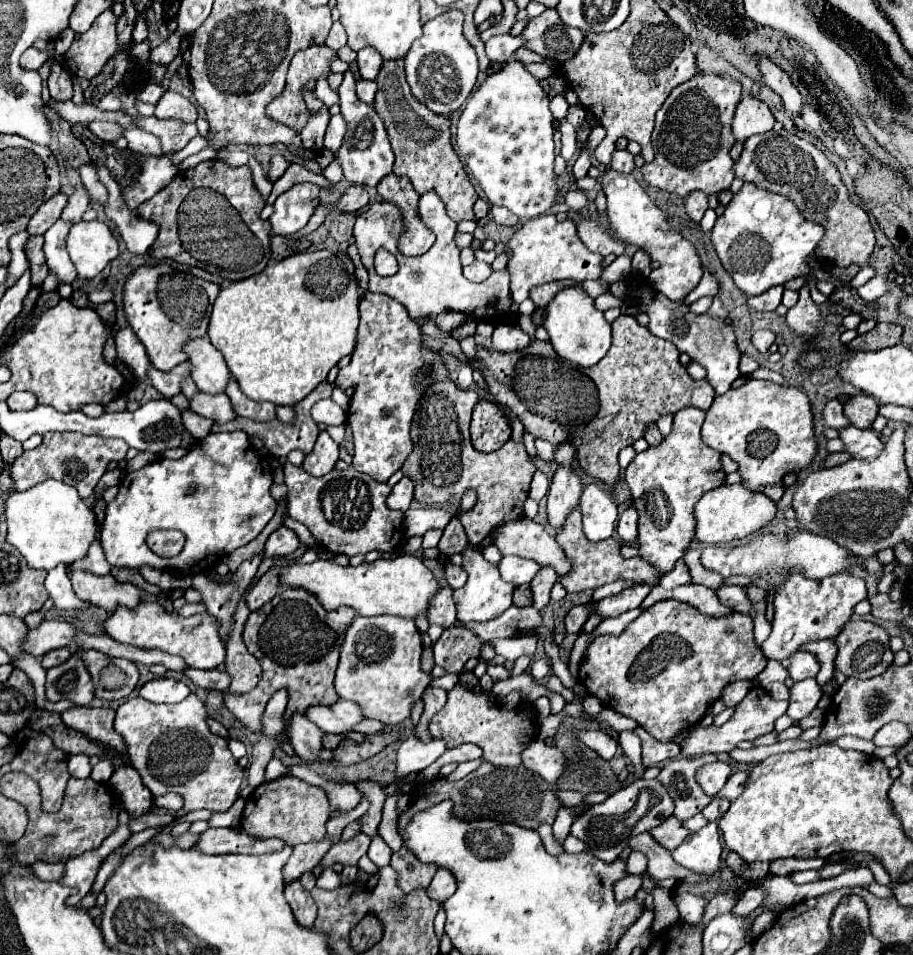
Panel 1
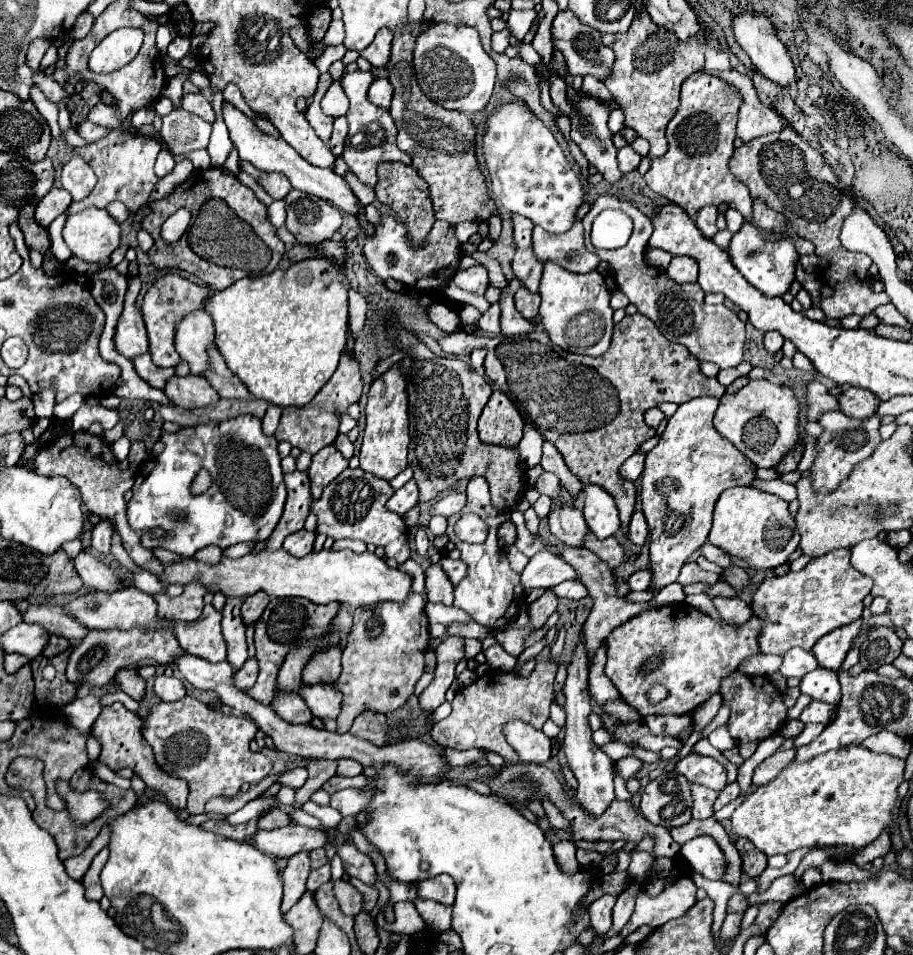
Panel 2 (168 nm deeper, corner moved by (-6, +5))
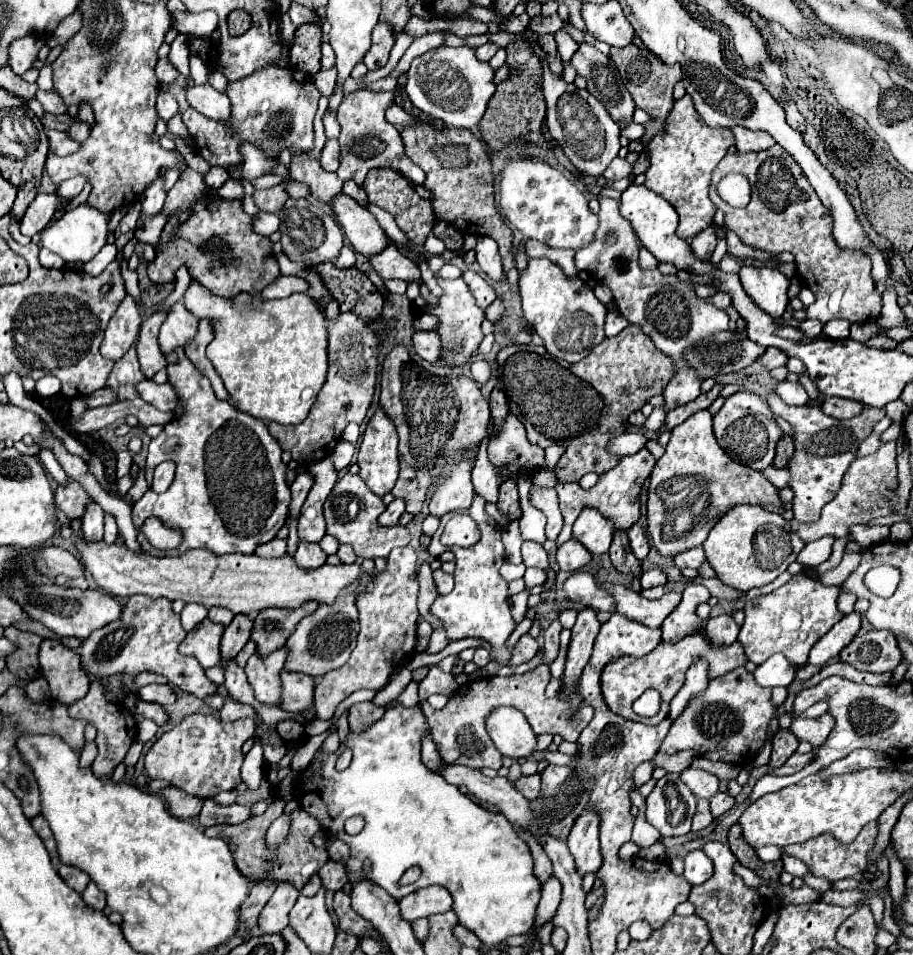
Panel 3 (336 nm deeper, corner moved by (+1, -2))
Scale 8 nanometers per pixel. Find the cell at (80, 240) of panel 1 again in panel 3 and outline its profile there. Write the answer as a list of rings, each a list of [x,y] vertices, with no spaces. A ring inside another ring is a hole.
[[[81,203],[75,209],[65,211],[55,223],[51,223],[41,233],[41,245],[47,247],[49,251],[53,251],[55,255],[59,255],[67,263],[69,261],[87,263],[89,259],[93,259],[99,253],[99,249],[105,245],[105,241],[107,241],[107,215],[87,203]]]

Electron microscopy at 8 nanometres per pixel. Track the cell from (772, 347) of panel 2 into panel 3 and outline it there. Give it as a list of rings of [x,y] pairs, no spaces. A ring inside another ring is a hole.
[[[769,347],[769,349],[765,351],[765,355],[761,357],[761,363],[763,363],[769,371],[775,369],[775,367],[787,365],[787,361],[789,361],[789,357],[787,357],[781,349],[777,349],[777,347]]]

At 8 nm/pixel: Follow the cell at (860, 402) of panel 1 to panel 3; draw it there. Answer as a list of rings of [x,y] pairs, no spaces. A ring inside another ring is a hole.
[[[827,397],[821,403],[821,411],[835,419],[851,419],[863,411],[863,405],[857,401],[847,401],[841,397]]]

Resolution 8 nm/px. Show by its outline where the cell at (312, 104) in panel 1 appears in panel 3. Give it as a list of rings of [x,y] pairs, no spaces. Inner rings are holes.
[[[263,67],[253,71],[249,77],[243,77],[239,81],[229,81],[225,89],[227,97],[231,99],[231,121],[213,121],[191,107],[181,115],[183,123],[187,125],[195,153],[199,153],[209,165],[229,167],[229,165],[241,165],[241,145],[255,143],[259,149],[265,151],[267,157],[275,157],[275,127],[277,133],[281,133],[283,147],[291,153],[309,151],[313,149],[313,117],[317,113],[317,101],[321,93],[311,83],[307,75],[303,75],[295,67]],[[275,91],[281,91],[275,97]]]

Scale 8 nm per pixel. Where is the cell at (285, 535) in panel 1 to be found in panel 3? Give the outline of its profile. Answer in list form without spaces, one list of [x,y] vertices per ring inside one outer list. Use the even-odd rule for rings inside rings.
[[[299,543],[295,561],[297,561],[297,565],[301,565],[305,569],[315,569],[327,561],[327,553],[323,553],[319,543]]]

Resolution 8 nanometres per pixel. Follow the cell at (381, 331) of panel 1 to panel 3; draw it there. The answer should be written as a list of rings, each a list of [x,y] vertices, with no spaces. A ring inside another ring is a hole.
[[[381,409],[367,425],[357,463],[361,467],[361,479],[375,495],[383,497],[393,489],[399,473],[397,433],[393,423],[381,415]]]

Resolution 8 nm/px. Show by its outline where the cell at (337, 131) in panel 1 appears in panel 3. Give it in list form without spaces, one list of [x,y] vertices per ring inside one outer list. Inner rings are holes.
[[[331,139],[325,143],[325,149],[321,151],[321,157],[319,157],[319,163],[325,171],[337,171],[339,167],[339,159],[341,159],[341,153],[339,153],[339,143],[337,139]]]

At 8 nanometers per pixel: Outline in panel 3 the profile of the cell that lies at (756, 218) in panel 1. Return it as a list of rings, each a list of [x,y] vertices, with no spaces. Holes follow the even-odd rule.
[[[741,267],[739,279],[745,293],[753,299],[753,303],[761,311],[771,315],[773,319],[783,317],[785,307],[789,303],[789,297],[787,297],[789,279],[781,271]]]

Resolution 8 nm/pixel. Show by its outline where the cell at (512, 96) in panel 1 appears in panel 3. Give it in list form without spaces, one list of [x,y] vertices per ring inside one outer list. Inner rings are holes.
[[[511,157],[507,161],[501,177],[501,211],[507,223],[519,229],[527,239],[537,239],[559,249],[587,247],[599,227],[599,219],[587,207],[581,189],[561,171],[529,157]]]

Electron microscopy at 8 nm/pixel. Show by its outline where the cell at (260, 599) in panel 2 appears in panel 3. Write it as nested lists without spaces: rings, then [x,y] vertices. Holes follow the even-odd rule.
[[[235,615],[231,625],[225,627],[223,639],[221,639],[221,667],[225,667],[231,659],[237,657],[237,653],[245,647],[251,635],[251,619],[247,615]]]

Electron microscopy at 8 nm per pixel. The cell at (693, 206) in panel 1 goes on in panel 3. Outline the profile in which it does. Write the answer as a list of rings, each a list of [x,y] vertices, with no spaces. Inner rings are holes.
[[[713,227],[701,231],[701,235],[697,235],[697,237],[691,241],[691,247],[693,247],[695,257],[697,257],[697,259],[705,259],[705,261],[711,259],[715,245],[717,245],[717,239],[715,239]]]

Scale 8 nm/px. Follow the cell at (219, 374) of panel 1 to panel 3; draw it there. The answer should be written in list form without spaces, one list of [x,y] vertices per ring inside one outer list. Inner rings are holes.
[[[175,303],[167,311],[167,319],[159,331],[159,347],[163,353],[183,347],[197,333],[197,317],[191,315],[183,303]]]

